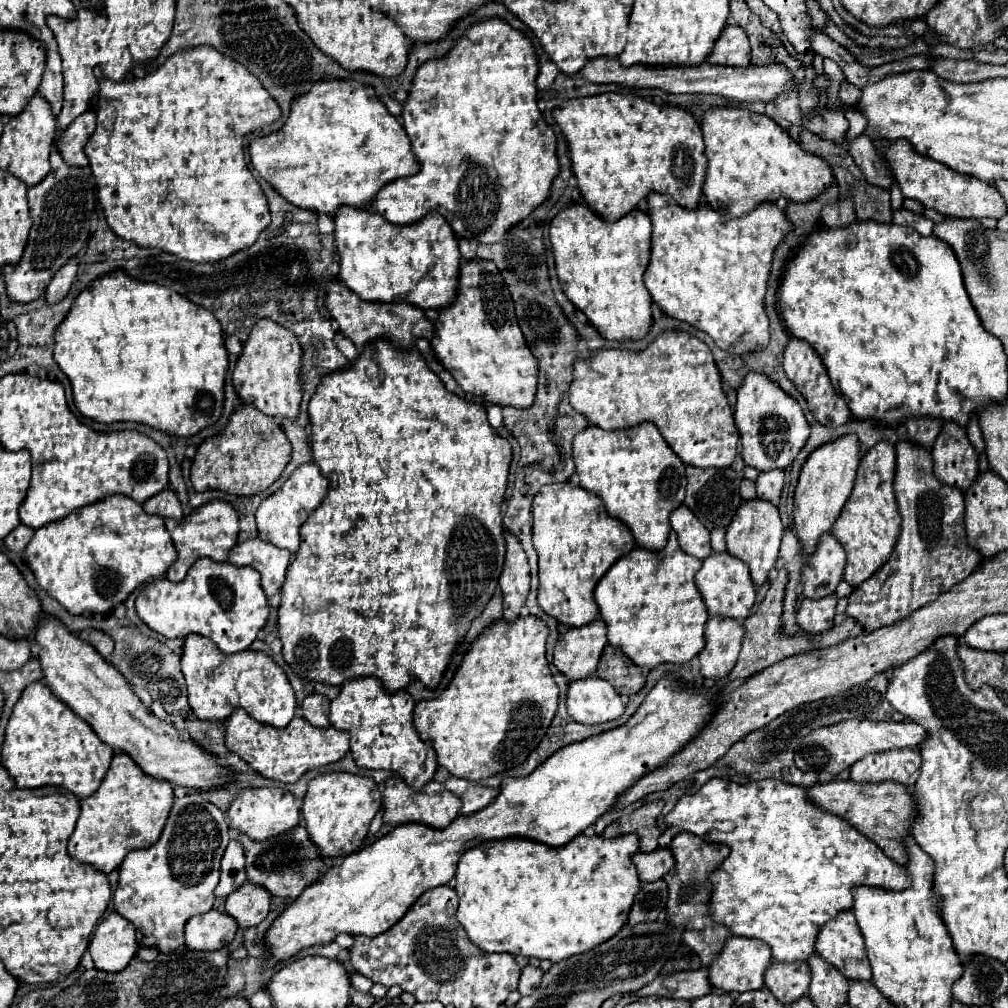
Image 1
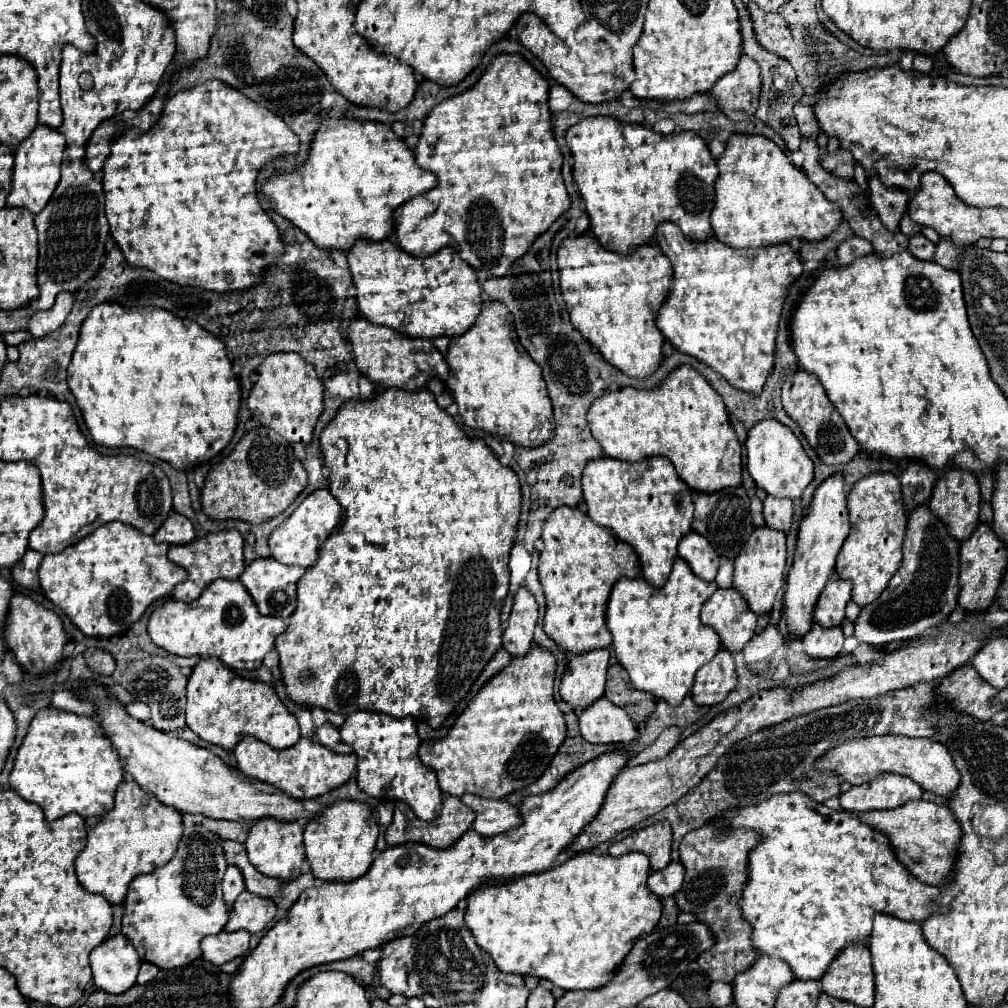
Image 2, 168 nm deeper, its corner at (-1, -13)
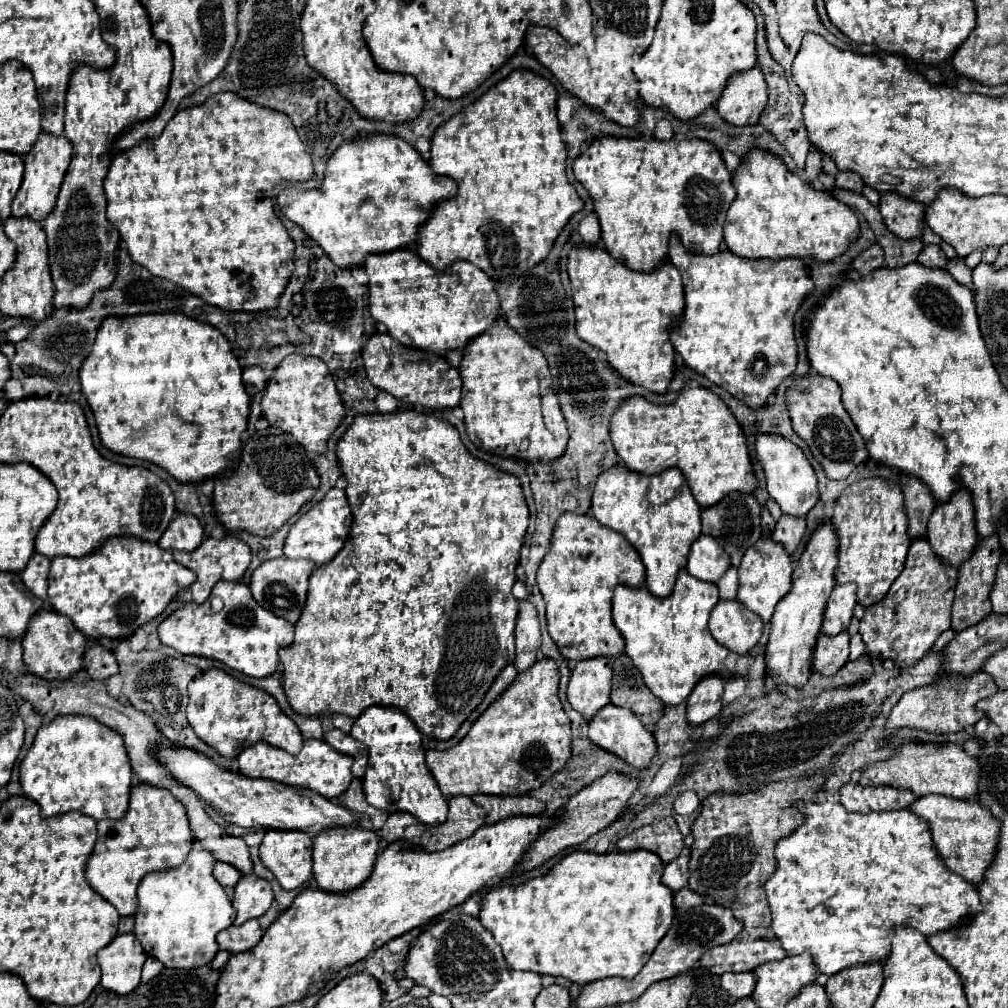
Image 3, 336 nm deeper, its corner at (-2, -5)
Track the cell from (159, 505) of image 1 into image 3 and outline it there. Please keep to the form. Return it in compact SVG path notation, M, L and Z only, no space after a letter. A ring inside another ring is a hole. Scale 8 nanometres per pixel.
M177 514L159 540L161 550L193 552L203 542L203 526L193 514Z

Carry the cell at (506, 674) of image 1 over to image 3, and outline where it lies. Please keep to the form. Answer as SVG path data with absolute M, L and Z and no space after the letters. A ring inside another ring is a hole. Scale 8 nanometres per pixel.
M539 660L527 672L519 674L495 704L491 704L479 720L471 726L469 734L449 750L427 750L427 766L445 796L523 796L545 782L559 770L571 756L571 722L559 700L559 670L553 660Z

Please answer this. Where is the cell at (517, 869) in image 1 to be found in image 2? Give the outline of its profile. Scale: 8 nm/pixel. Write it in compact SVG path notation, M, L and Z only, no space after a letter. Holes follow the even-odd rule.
M578 852L564 864L546 872L482 884L466 898L468 906L464 922L474 934L476 944L494 958L494 964L502 972L548 978L554 986L564 990L598 988L624 960L634 942L640 936L650 934L660 918L660 900L646 888L648 874L648 858L640 852L630 852L618 858Z

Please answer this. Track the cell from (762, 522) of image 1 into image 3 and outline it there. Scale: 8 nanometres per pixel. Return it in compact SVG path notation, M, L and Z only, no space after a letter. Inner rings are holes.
M761 538L755 542L753 548L747 550L747 554L741 560L739 566L739 594L737 600L749 608L751 612L759 614L763 618L763 622L769 622L775 610L775 604L787 596L787 592L791 590L791 558L787 556L787 552L783 550L783 546L777 546L771 538Z

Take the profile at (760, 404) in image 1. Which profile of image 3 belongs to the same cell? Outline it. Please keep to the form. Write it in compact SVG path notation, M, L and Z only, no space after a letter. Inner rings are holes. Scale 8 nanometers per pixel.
M761 434L761 436L757 436L755 452L757 452L757 460L761 462L761 466L765 470L769 496L781 506L781 512L789 514L789 516L805 518L807 512L819 502L819 488L817 488L815 472L813 472L809 460L805 458L805 454L801 452L801 448L795 446L793 442L785 440L783 436Z

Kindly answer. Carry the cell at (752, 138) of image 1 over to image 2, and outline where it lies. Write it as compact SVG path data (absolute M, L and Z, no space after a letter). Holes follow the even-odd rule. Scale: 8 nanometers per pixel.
M734 134L716 162L720 176L716 178L716 200L710 224L714 236L728 246L756 248L788 242L790 238L822 240L842 220L840 208L826 200L826 196L806 178L806 172L796 168L768 138Z

